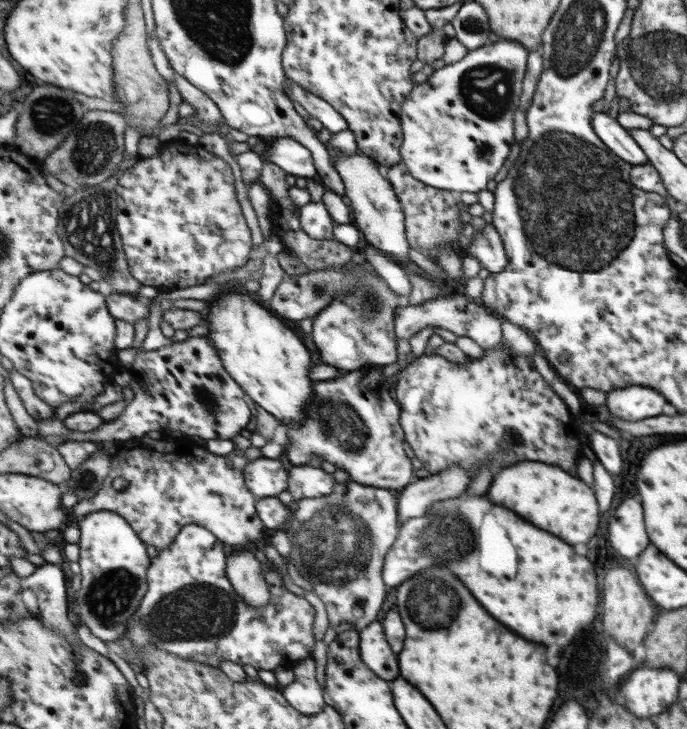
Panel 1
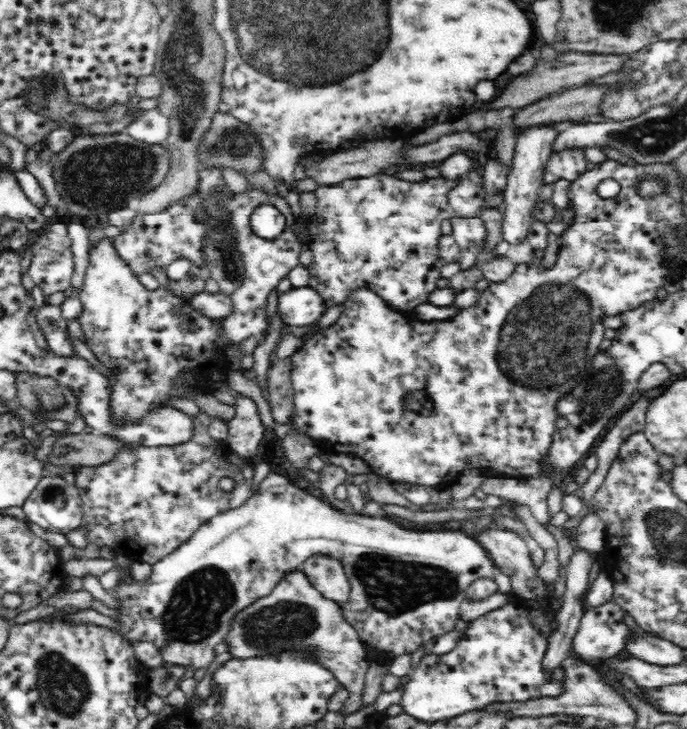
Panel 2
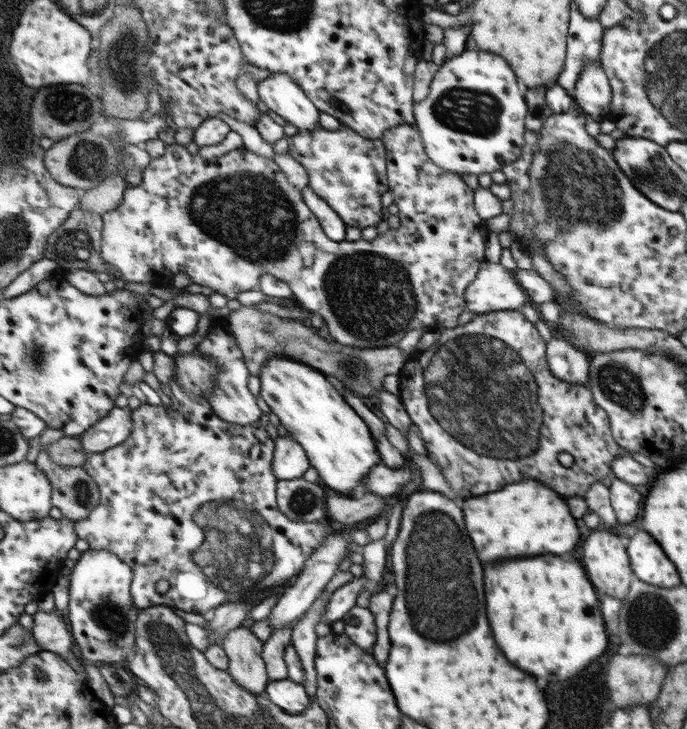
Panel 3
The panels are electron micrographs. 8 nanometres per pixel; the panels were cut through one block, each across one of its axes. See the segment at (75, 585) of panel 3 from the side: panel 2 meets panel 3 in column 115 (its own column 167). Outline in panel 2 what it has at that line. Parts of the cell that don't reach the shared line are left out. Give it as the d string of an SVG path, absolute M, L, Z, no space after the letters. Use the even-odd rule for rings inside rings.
M270 472L260 482L256 492L242 506L234 507L232 510L217 514L214 518L209 518L208 522L199 526L198 530L189 539L180 543L180 546L177 546L176 550L168 553L166 558L160 559L160 562L153 564L151 566L152 574L149 574L149 577L144 582L140 582L140 580L126 580L126 582L120 582L112 590L114 596L116 596L116 600L118 600L118 614L120 614L118 616L118 626L120 626L121 634L124 634L124 637L128 637L129 640L138 640L138 642L144 642L146 640L146 642L152 642L161 652L166 665L182 665L183 667L190 665L196 669L204 668L206 670L211 660L215 657L214 648L216 648L216 644L220 644L220 642L223 642L229 636L233 621L235 620L235 614L244 610L244 608L247 608L252 603L257 602L260 598L268 597L275 590L275 587L283 581L286 574L298 570L314 554L326 554L331 558L340 560L340 563L343 564L343 570L349 579L351 592L349 601L341 605L342 614L346 622L356 630L360 641L364 643L369 662L390 663L394 656L404 653L410 654L424 642L434 641L439 637L447 639L459 620L458 608L460 608L460 604L466 598L468 586L477 578L494 579L498 574L487 550L476 538L470 538L468 532L460 532L460 530L444 530L444 532L442 530L431 531L421 526L420 528L414 529L384 514L379 514L376 517L365 514L358 516L358 513L354 512L354 516L348 516L348 511L341 511L334 506L330 507L330 504L324 503L322 499L318 499L314 494L290 483L283 475Z

